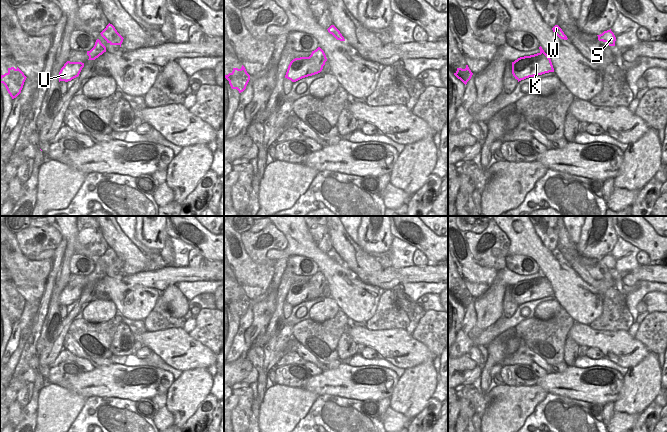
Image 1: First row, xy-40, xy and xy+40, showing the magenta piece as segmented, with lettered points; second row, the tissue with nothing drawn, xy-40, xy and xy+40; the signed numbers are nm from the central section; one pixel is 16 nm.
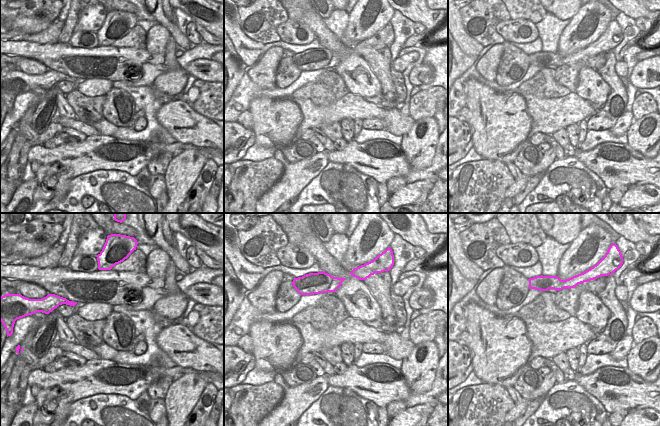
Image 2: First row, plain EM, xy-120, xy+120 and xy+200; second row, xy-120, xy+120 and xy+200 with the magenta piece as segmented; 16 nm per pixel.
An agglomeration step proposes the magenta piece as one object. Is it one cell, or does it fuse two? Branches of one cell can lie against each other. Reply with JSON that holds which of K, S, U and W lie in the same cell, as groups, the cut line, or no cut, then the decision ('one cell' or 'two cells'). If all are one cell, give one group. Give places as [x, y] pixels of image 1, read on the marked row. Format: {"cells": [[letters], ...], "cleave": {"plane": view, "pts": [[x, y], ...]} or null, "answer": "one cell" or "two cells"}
{"cells": [["K", "S", "U"], ["W"]], "cleave": {"plane": "xy", "pts": [[309, 56], [326, 60]]}, "answer": "two cells"}

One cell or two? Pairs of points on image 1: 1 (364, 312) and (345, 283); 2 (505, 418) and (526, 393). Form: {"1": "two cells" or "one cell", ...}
{"1": "one cell", "2": "one cell"}

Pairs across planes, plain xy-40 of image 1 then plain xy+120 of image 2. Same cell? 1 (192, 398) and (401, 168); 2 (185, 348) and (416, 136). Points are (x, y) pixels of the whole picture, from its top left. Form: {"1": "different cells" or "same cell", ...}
{"1": "different cells", "2": "different cells"}

